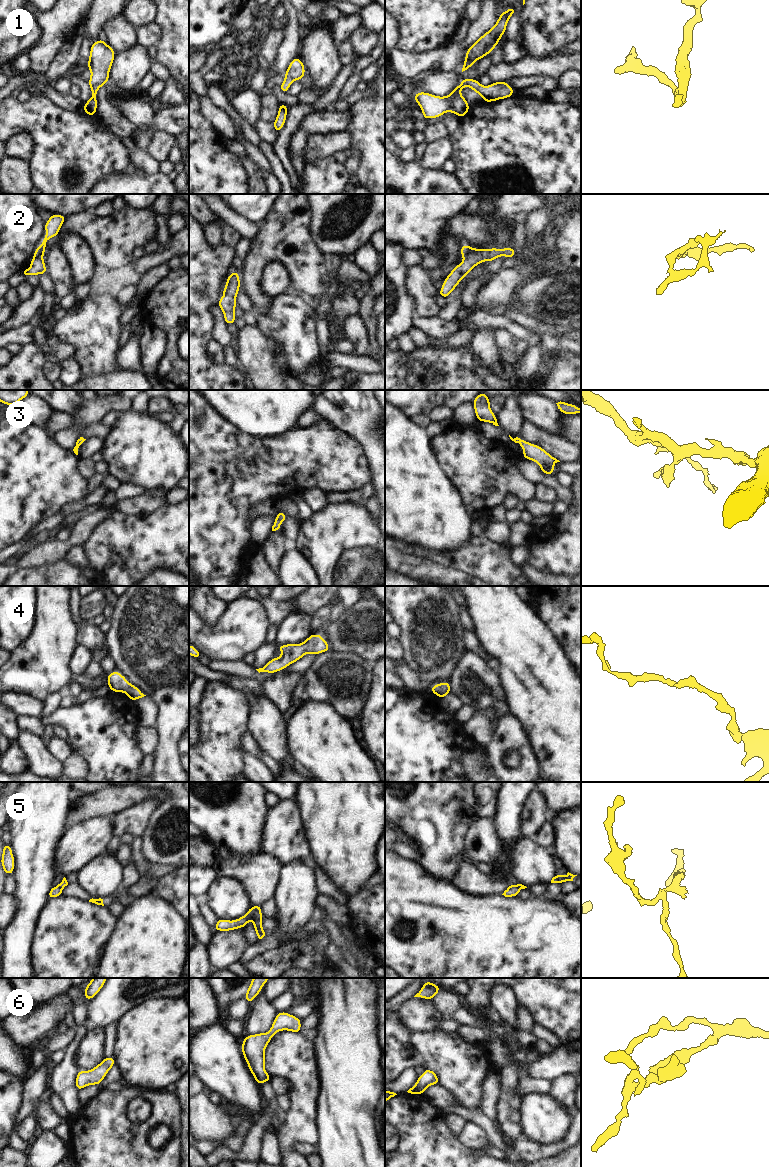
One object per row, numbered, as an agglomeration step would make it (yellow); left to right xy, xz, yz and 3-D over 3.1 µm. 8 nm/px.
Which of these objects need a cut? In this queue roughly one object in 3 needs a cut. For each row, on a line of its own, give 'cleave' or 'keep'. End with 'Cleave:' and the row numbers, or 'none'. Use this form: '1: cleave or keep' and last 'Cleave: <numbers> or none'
1: keep
2: cleave
3: keep
4: keep
5: cleave
6: keep
Cleave: 2, 5

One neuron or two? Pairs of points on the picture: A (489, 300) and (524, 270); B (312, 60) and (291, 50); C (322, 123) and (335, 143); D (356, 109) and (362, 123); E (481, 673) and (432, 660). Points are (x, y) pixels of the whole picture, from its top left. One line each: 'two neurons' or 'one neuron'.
A: one neuron
B: two neurons
C: two neurons
D: one neuron
E: two neurons

